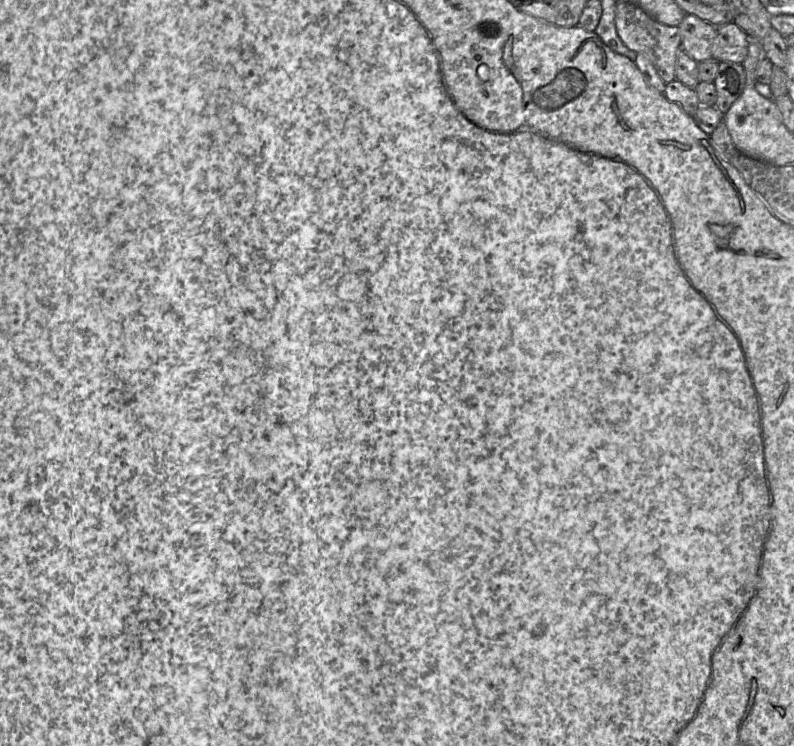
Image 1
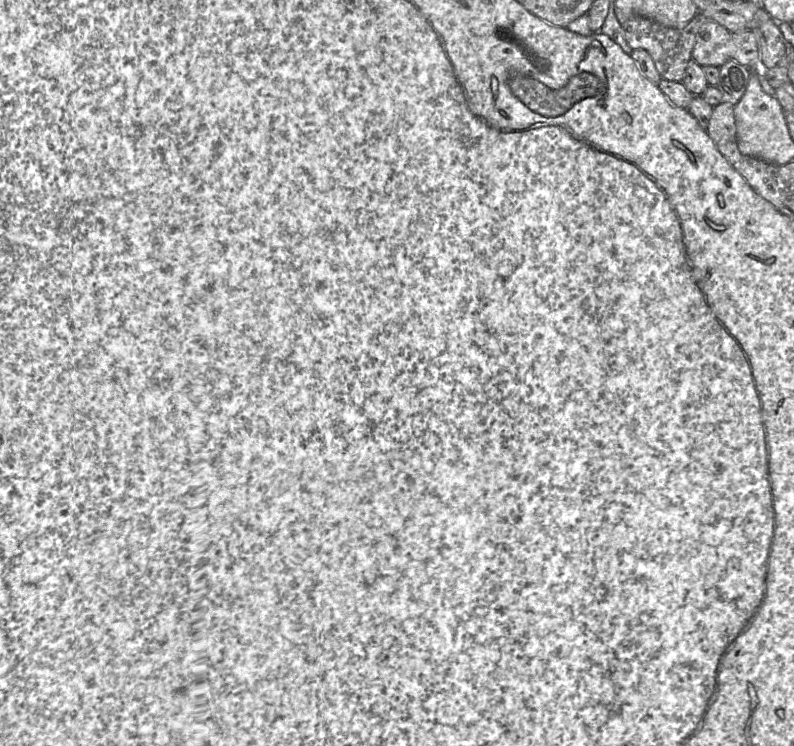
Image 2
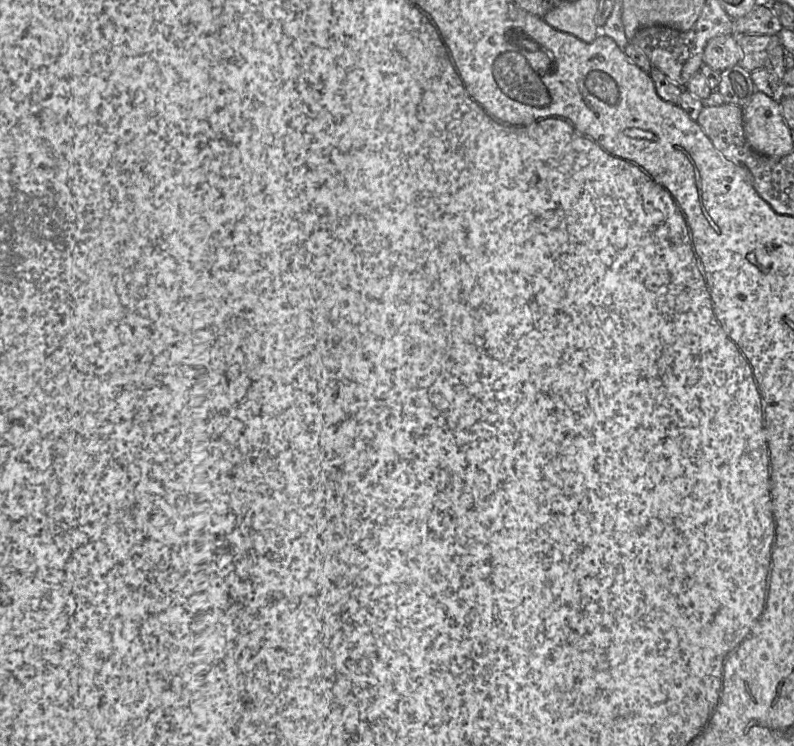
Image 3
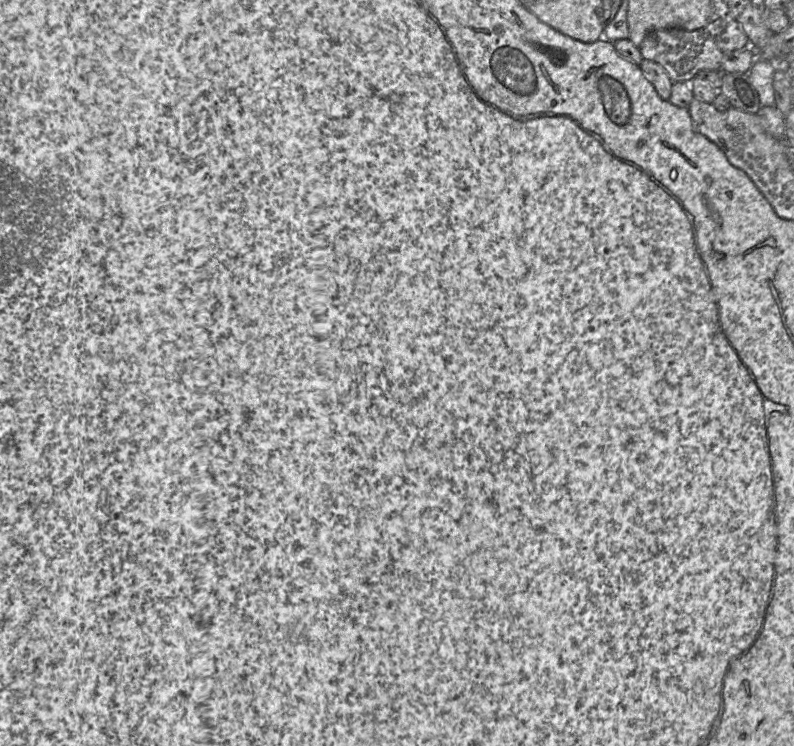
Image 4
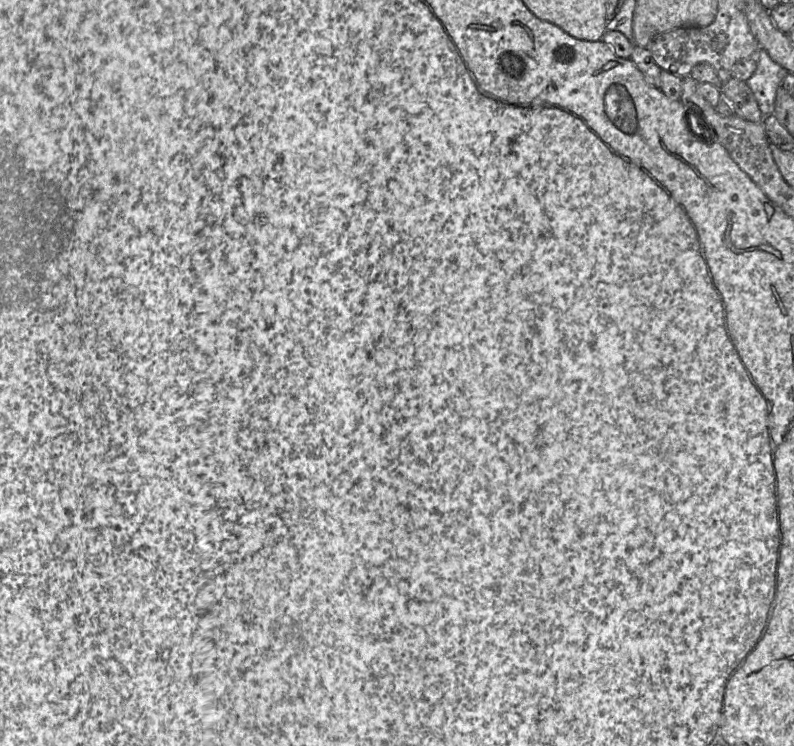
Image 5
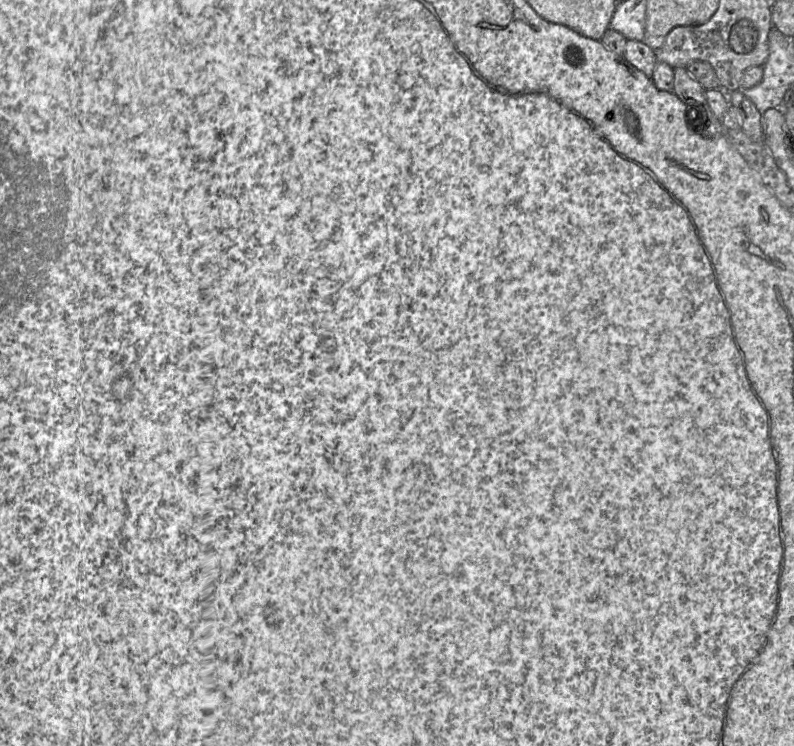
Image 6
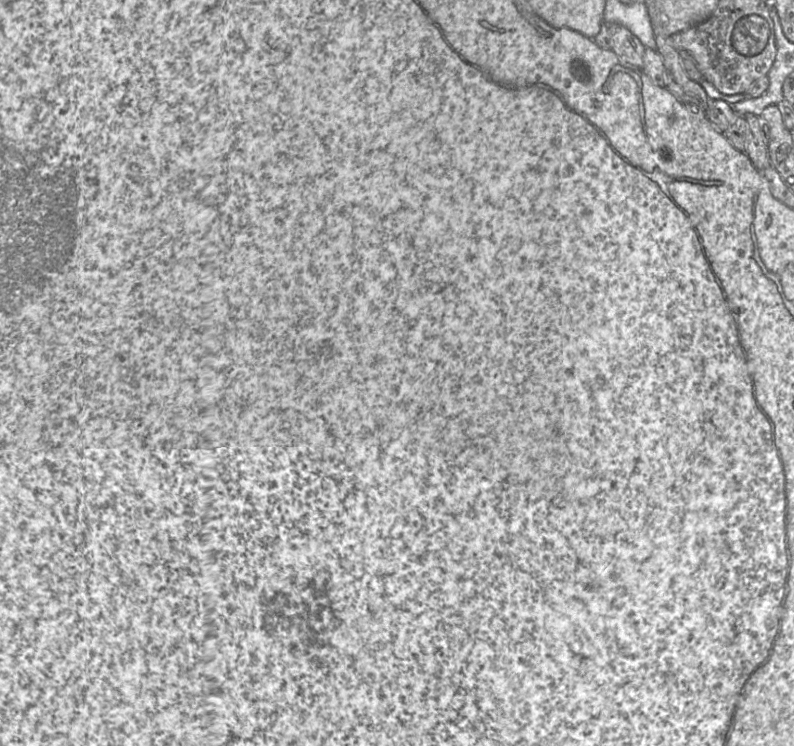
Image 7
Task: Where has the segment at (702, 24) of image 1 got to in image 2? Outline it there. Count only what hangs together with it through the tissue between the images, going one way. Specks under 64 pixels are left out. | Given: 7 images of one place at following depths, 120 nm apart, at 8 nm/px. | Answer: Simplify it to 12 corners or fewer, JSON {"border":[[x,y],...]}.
{"border":[[708,20],[692,59],[720,67],[732,58],[732,33]]}

